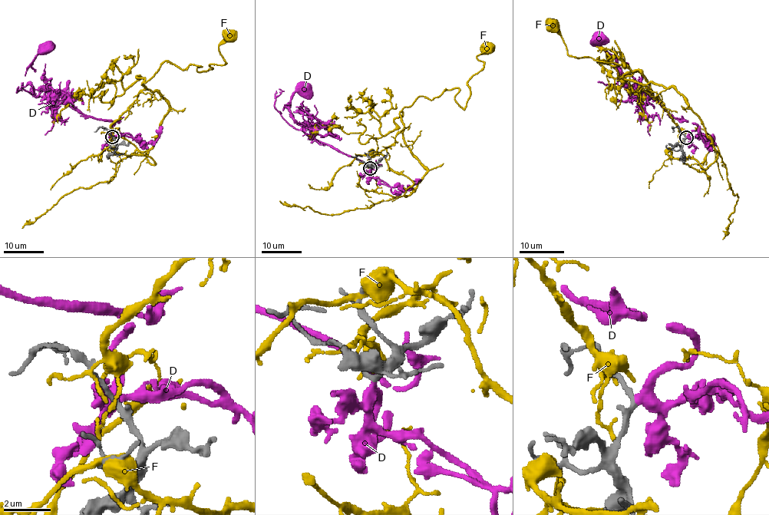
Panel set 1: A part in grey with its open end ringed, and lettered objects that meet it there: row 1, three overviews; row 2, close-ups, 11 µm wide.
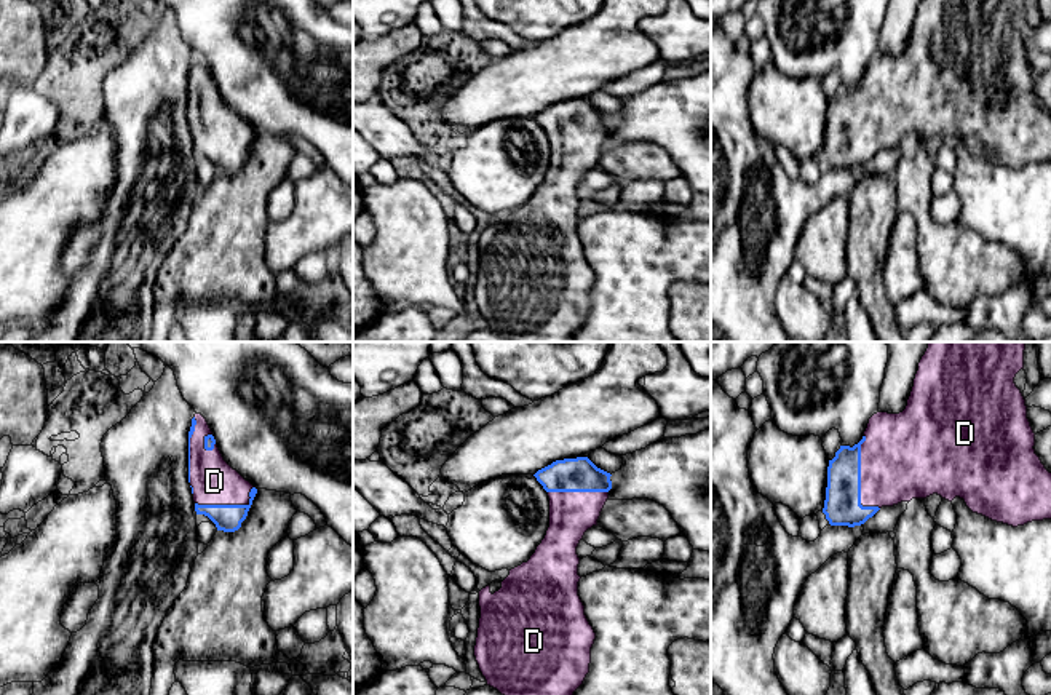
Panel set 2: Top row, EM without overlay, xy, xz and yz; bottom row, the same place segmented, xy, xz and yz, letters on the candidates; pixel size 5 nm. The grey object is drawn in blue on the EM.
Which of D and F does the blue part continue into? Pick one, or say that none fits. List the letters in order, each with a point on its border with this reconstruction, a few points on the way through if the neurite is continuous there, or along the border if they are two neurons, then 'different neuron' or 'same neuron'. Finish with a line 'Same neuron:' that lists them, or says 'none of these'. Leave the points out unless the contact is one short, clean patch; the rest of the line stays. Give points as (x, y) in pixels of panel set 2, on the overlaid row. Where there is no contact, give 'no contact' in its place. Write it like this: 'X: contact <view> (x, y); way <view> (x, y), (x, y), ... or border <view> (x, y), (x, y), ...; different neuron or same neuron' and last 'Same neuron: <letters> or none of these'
D: contact yz (860, 478); same neuron
F: no contact; different neuron
Same neuron: D

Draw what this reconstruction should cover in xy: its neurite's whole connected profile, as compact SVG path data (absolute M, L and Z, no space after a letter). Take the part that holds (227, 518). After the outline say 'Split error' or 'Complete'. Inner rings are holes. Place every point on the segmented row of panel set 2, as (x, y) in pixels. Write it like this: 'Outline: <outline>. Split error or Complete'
Outline: M195 414L188 431L188 483L196 514L208 516L217 530L224 532L241 527L257 494L257 489L224 460L201 414Z. Split error

